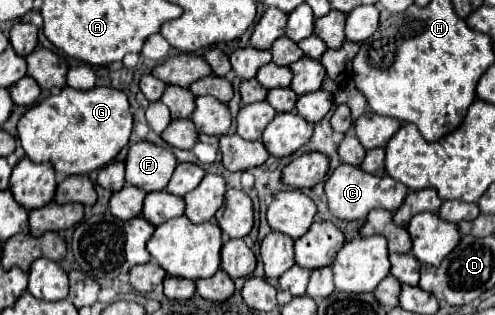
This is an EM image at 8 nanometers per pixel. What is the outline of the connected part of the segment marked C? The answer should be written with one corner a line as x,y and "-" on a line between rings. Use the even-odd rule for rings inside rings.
346,163
338,165
336,171
328,177
328,181
324,185
324,191
326,191
328,207
330,207
332,215
338,217
338,219
346,219
346,221
366,219
366,215
372,209
376,209
376,207
382,207
382,209
388,209
388,211
396,211
402,205
404,197
408,195
406,185
394,181
392,177
388,177
388,175
382,175
382,177
368,175
360,167
346,165

